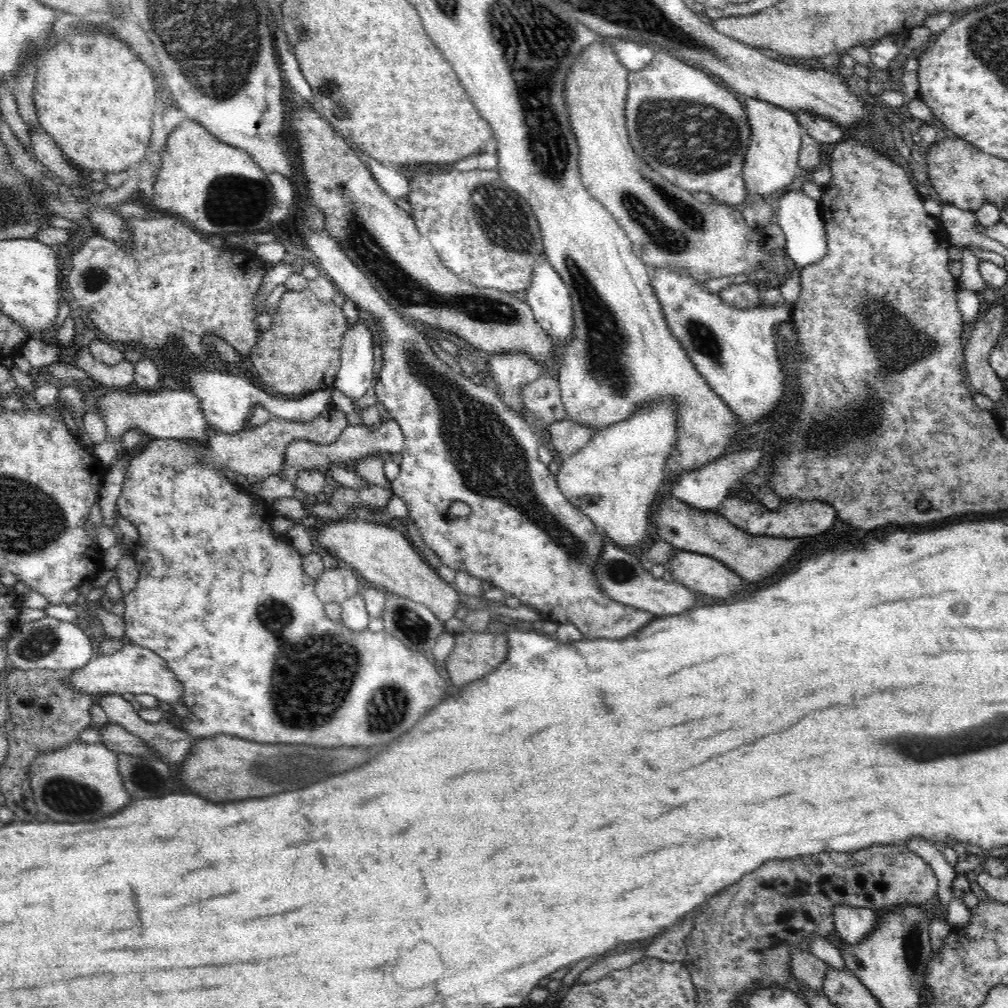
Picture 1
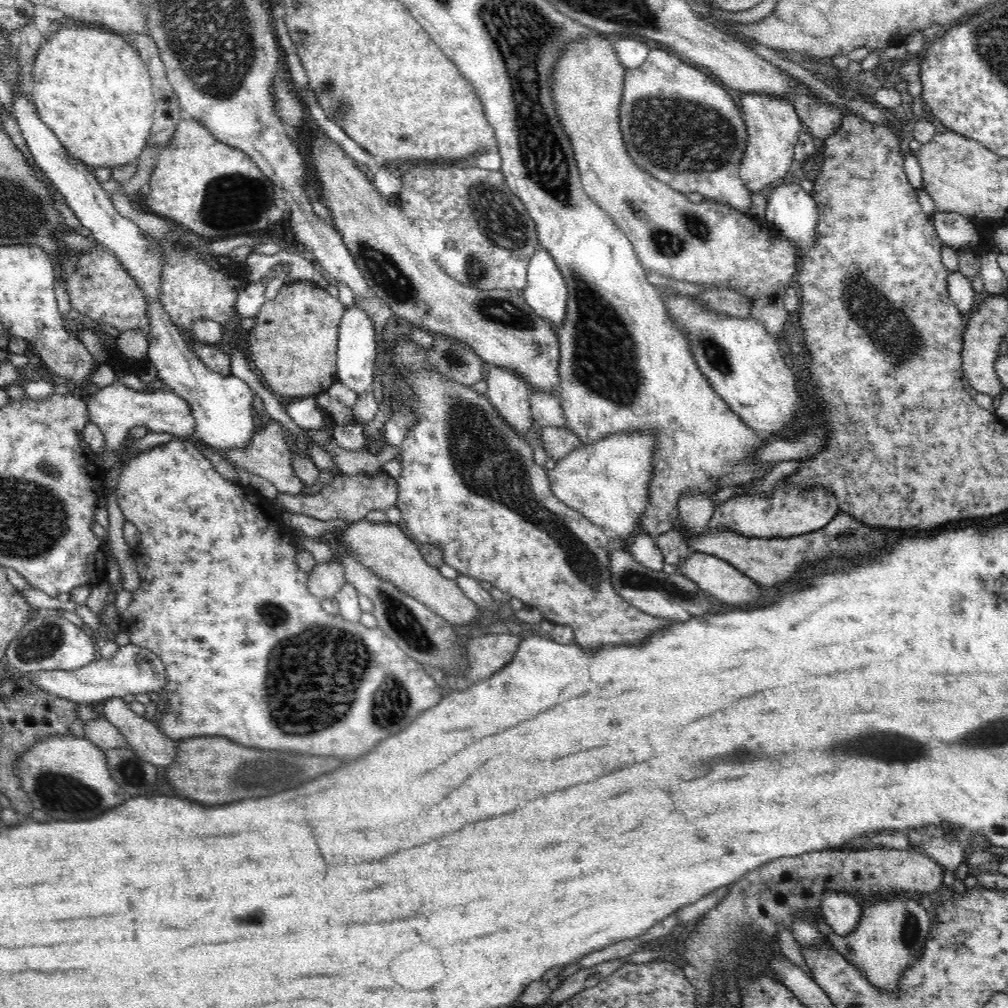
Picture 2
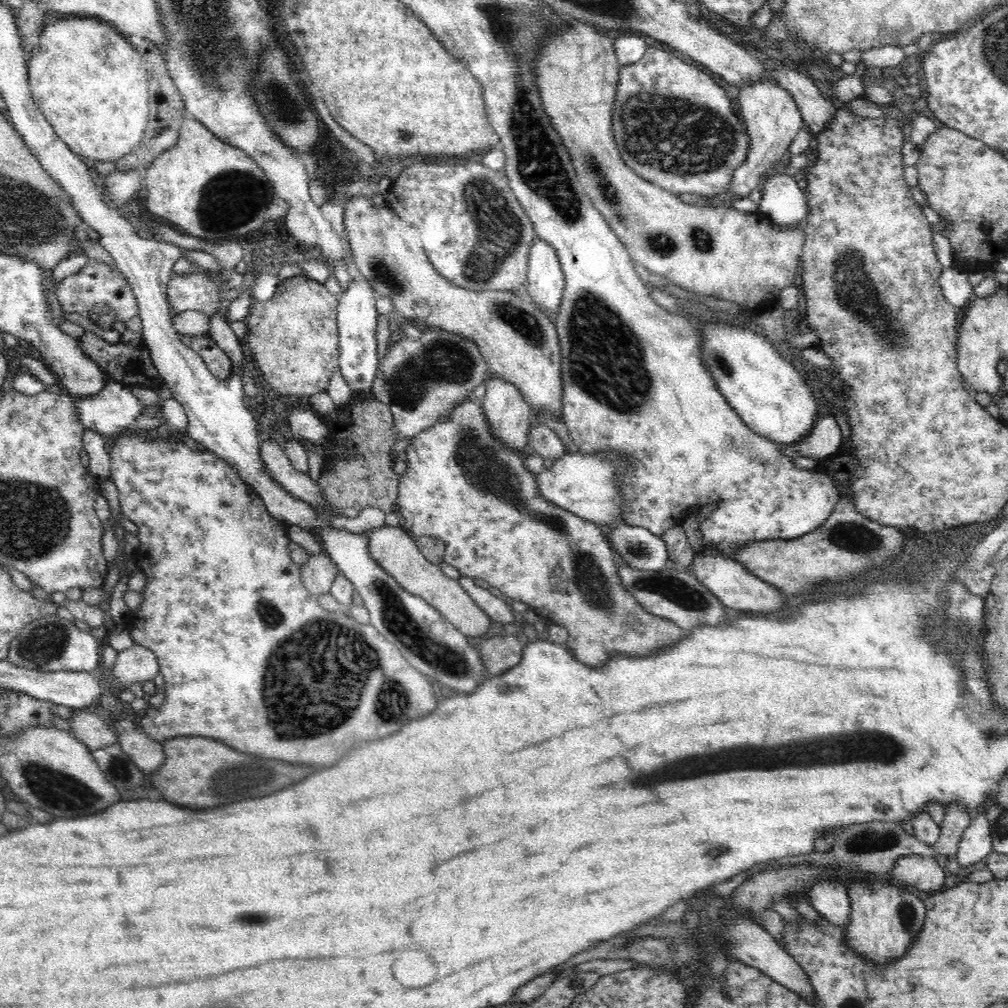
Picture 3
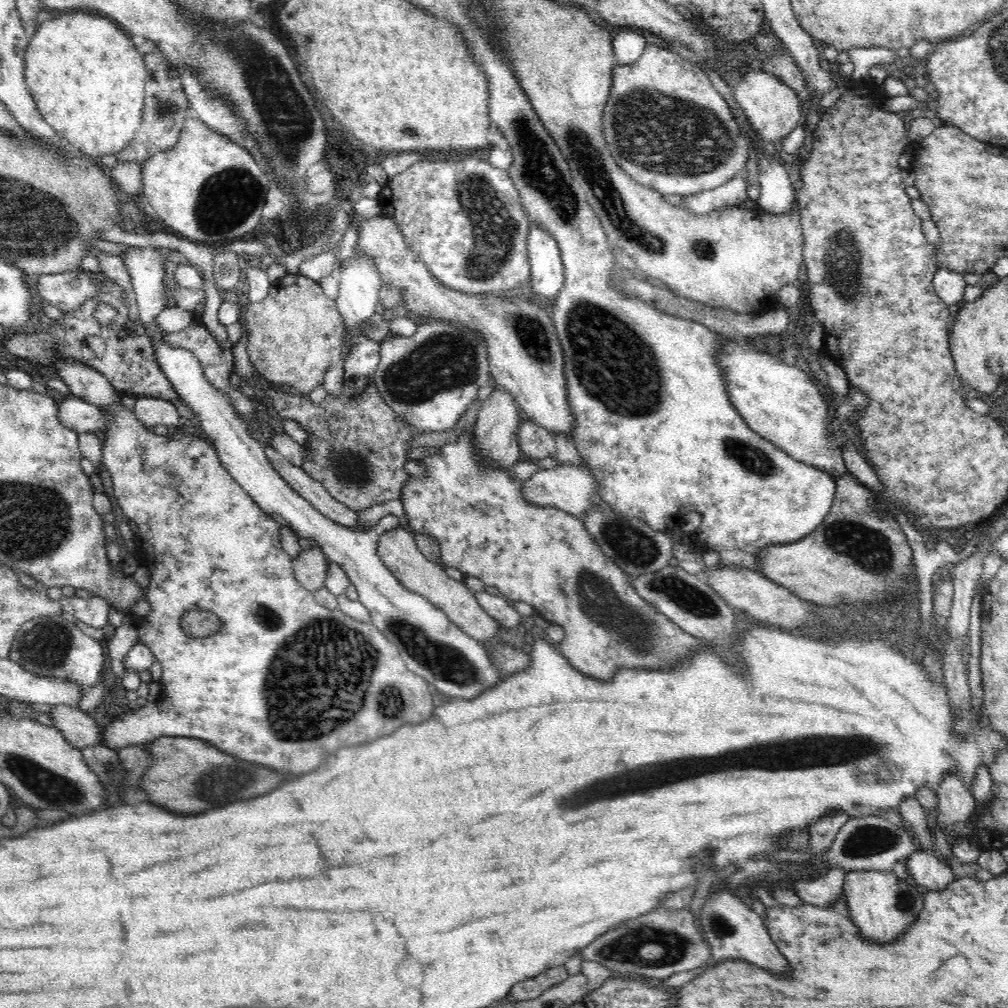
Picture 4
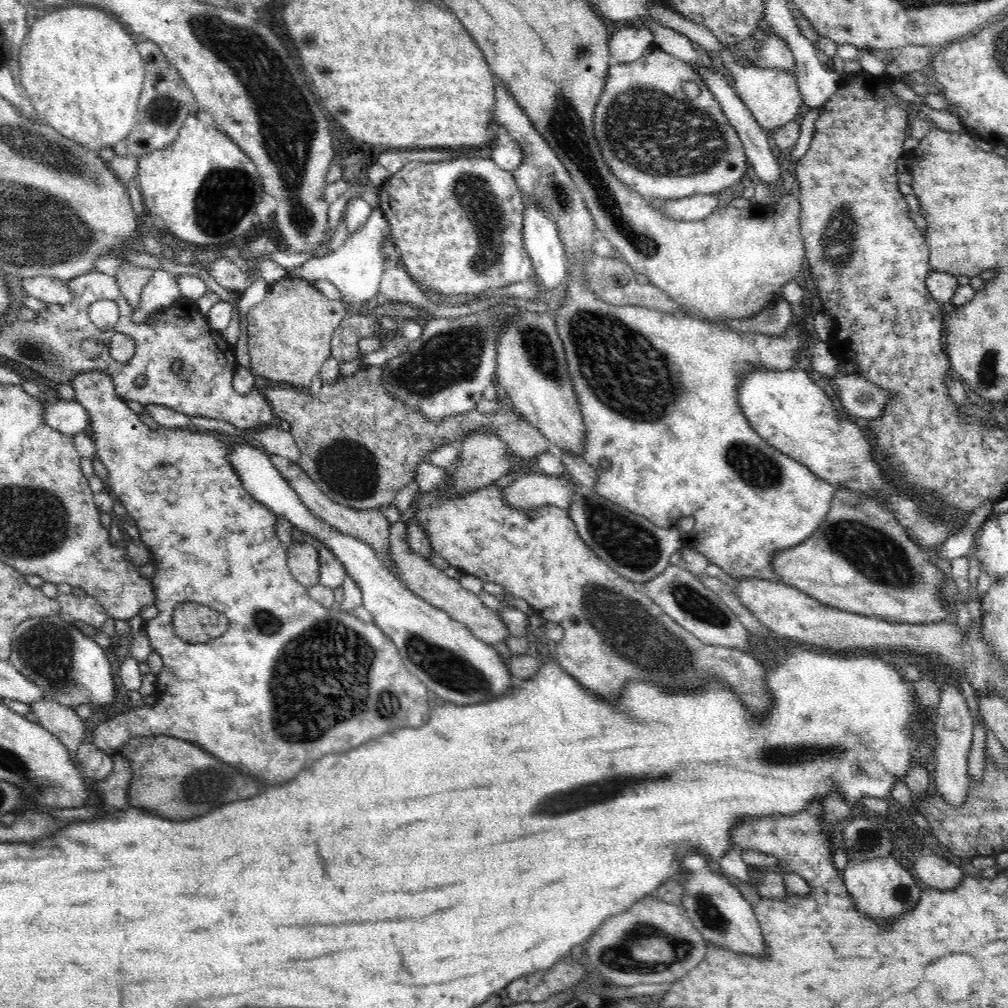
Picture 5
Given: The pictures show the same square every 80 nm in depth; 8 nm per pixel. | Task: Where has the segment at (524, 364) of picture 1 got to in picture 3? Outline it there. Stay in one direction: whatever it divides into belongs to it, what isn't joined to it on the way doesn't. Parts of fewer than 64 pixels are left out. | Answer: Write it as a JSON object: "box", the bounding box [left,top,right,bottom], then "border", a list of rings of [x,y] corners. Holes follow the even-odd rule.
{"box":[482,375,535,456],"border":[[[496,375],[494,378],[489,378],[482,406],[487,415],[492,435],[496,439],[500,439],[511,450],[517,450],[517,452],[521,452],[526,456],[533,454],[529,450],[528,433],[530,433],[531,426],[534,424],[535,414],[531,410],[529,403],[523,398],[523,393],[520,392],[518,387],[510,382],[505,382],[504,379]]]}

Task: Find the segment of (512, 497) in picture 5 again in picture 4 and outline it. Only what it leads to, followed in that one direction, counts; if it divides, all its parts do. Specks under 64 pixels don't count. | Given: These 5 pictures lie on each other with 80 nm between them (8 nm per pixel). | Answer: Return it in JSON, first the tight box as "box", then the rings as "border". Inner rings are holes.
{"box":[522,462,599,517],"border":[[[558,462],[555,467],[539,469],[528,480],[524,480],[522,495],[526,501],[534,505],[554,506],[573,516],[584,517],[592,508],[592,504],[596,504],[596,498],[599,498],[598,481],[594,478],[594,471],[587,465],[578,467]]]}

